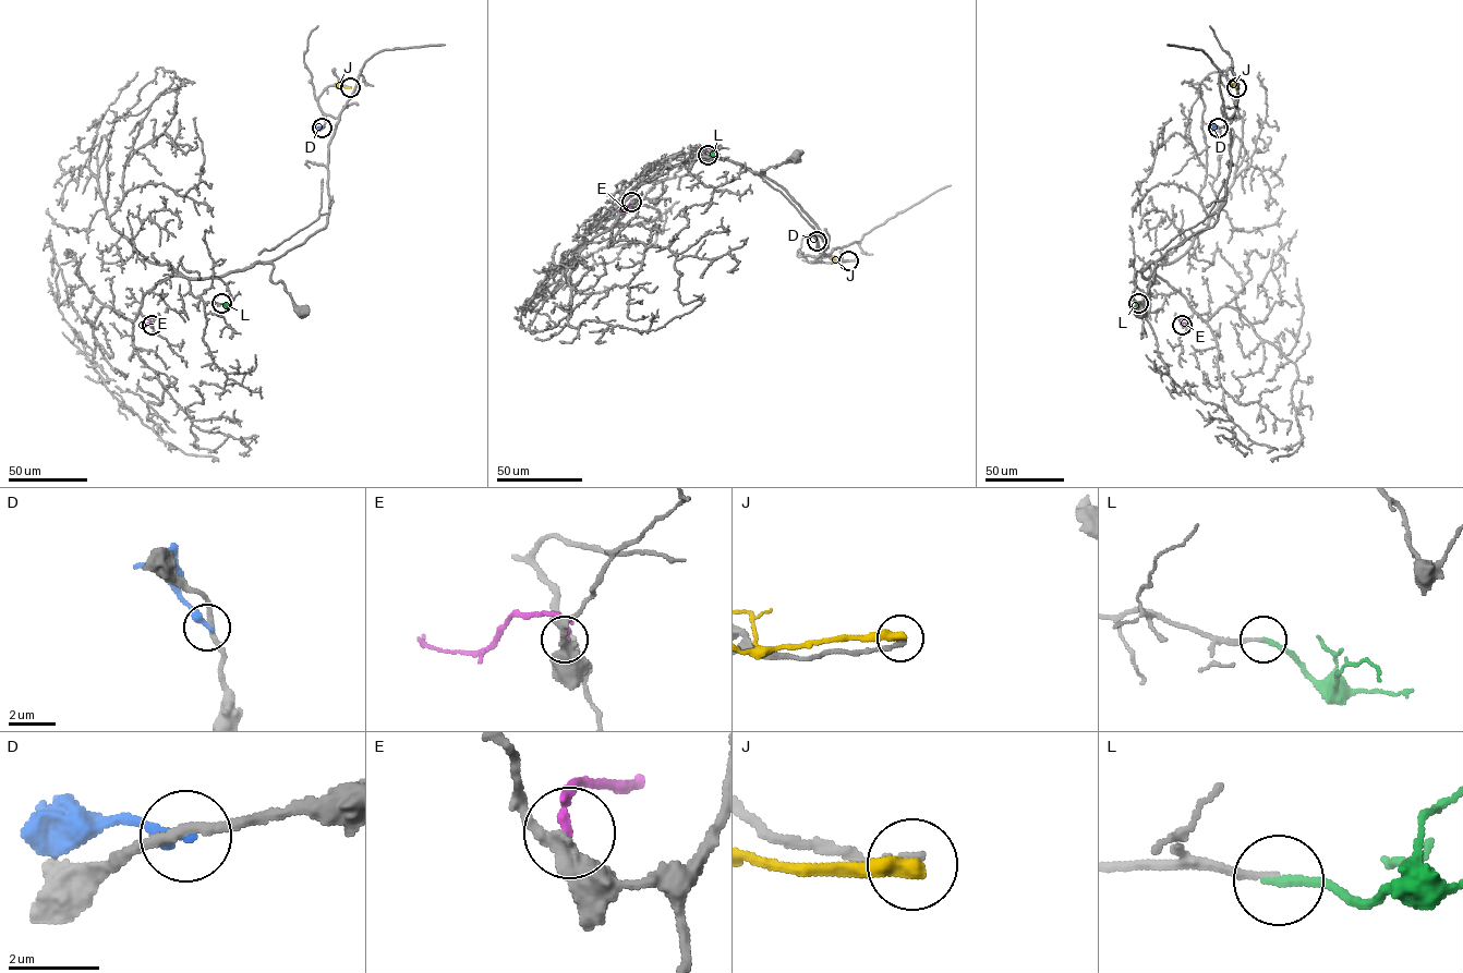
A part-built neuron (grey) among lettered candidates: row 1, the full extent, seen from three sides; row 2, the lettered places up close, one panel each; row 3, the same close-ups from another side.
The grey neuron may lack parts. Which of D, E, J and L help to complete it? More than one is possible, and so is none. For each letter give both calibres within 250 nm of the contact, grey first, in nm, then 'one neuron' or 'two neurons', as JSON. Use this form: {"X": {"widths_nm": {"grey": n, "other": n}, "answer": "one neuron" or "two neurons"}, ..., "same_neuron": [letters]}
{"D": {"widths_nm": {"grey": 240, "other": 320}, "answer": "two neurons"}, "E": {"widths_nm": {"grey": 360, "other": 200}, "answer": "two neurons"}, "J": {"widths_nm": {"grey": 220, "other": 440}, "answer": "two neurons"}, "L": {"widths_nm": {"grey": 140, "other": 200}, "answer": "one neuron"}, "same_neuron": ["L"]}

